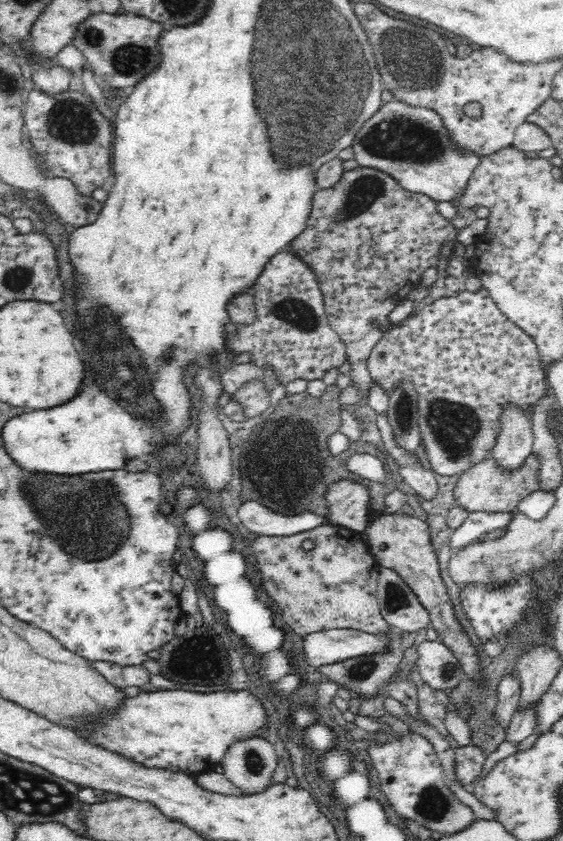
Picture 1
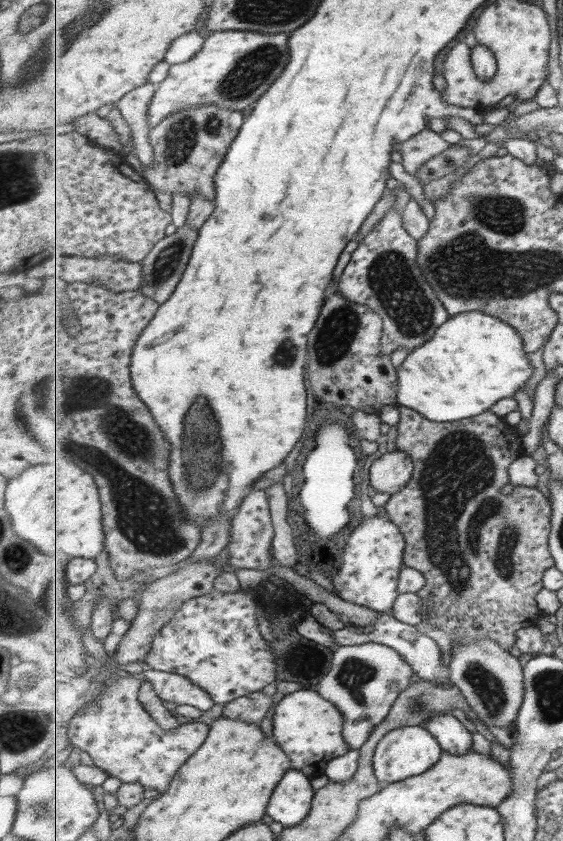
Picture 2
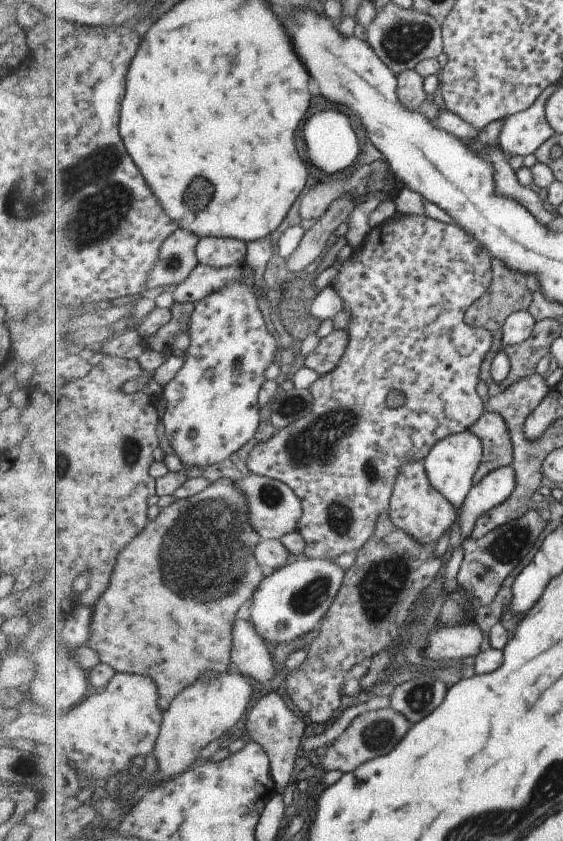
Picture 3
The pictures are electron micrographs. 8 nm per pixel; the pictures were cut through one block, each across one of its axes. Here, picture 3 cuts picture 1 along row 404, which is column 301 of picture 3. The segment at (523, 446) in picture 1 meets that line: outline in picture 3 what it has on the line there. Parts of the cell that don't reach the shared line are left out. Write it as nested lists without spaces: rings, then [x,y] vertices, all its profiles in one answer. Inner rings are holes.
[[[253,472],[248,477],[237,480],[237,485],[250,500],[250,517],[252,525],[263,540],[279,540],[286,534],[297,530],[301,517],[304,516],[304,506],[295,491],[284,482],[273,477],[258,475]]]

